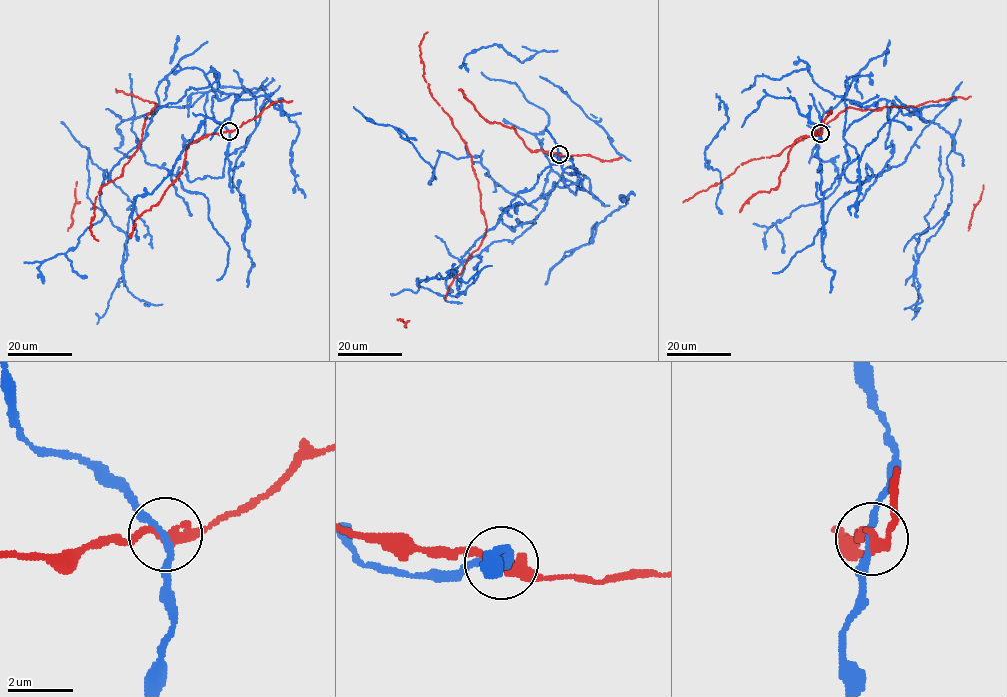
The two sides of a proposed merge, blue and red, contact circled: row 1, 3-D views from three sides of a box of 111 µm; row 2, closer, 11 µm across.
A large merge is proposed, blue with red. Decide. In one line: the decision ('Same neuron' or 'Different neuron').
Different neuron

